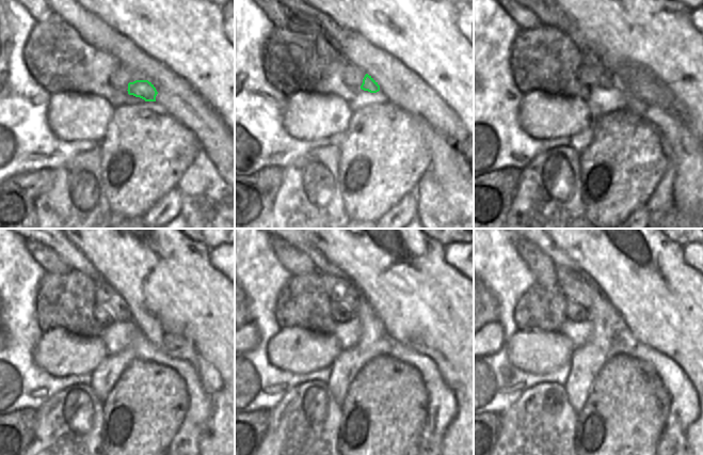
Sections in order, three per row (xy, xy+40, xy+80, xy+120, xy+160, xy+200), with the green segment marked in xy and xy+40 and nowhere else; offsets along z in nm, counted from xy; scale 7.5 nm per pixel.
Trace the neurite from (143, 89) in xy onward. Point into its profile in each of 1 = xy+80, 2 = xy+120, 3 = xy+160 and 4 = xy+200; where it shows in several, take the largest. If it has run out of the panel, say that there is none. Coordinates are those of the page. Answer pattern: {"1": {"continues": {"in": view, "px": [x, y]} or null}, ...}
{"1": {"continues": {"in": "xy+80", "px": [590, 59]}}, "2": {"continues": {"in": "xy+120", "px": [107, 296]}}, "3": {"continues": {"in": "xy+160", "px": [342, 291]}}, "4": {"continues": {"in": "xy+200", "px": [575, 289]}}}

